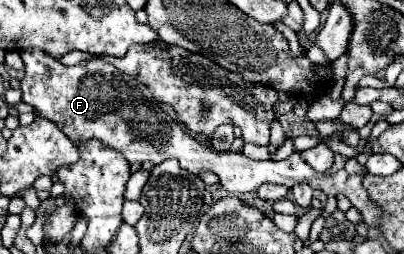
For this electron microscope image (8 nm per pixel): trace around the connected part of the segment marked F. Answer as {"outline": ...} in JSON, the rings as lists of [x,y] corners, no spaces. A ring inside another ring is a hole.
{"outline":[[[25,49],[20,51],[20,56],[25,66],[25,77],[21,81],[23,103],[35,107],[43,117],[63,127],[65,135],[75,143],[99,139],[105,145],[123,153],[129,163],[153,161],[155,165],[159,165],[163,161],[175,159],[183,169],[191,173],[209,169],[219,175],[221,185],[229,193],[249,193],[263,183],[275,183],[285,187],[307,183],[313,189],[325,193],[327,197],[345,195],[353,203],[353,207],[357,207],[369,227],[377,229],[381,225],[379,209],[375,207],[375,203],[371,203],[367,191],[363,191],[363,175],[349,175],[345,169],[331,175],[317,173],[299,157],[297,151],[283,161],[251,161],[243,153],[223,153],[209,149],[189,137],[153,101],[153,95],[145,85],[141,85],[127,73],[119,73],[111,63],[103,59],[91,59],[73,67],[65,67],[63,63],[59,63],[40,49]]]}

